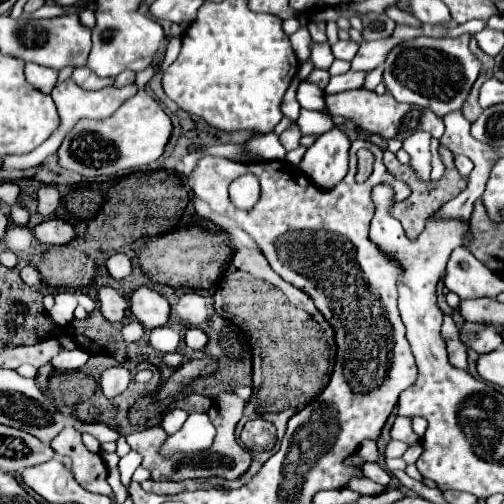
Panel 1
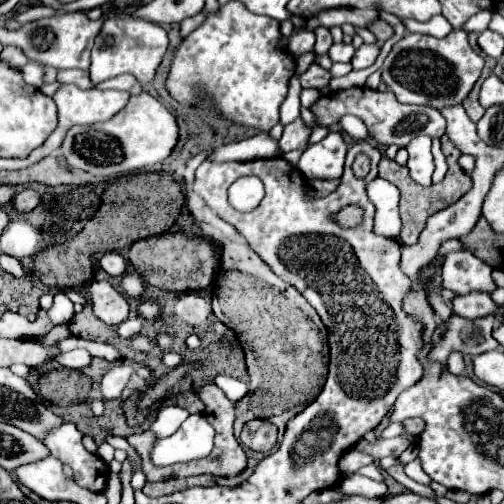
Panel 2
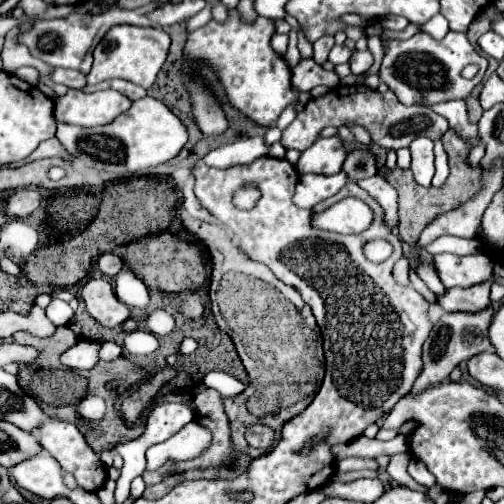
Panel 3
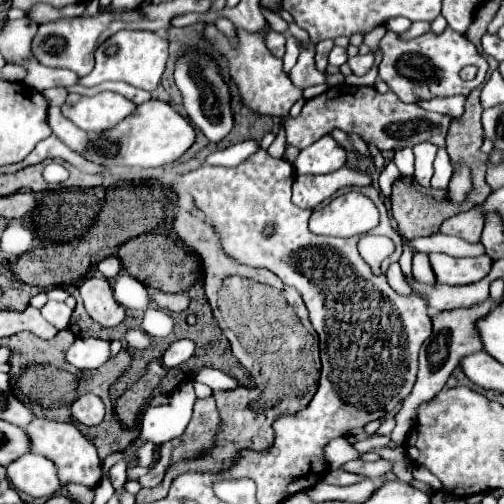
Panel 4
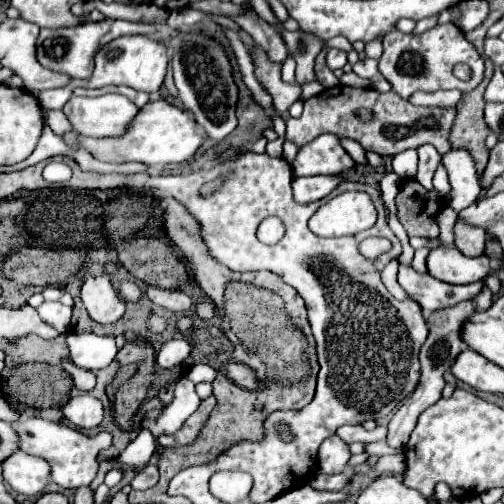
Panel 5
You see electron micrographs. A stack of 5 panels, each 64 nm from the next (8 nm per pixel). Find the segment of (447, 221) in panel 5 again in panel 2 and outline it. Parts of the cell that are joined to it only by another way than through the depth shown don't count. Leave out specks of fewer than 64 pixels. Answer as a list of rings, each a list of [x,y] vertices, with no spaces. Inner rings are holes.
[[[452,252],[442,260],[442,286],[456,292],[468,294],[472,290],[492,292],[492,266],[476,258],[472,252]]]

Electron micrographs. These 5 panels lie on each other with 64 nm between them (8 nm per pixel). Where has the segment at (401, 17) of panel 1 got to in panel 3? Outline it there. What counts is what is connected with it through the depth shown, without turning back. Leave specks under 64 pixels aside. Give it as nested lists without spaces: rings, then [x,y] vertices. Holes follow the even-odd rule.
[[[439,13],[421,25],[421,30],[440,40],[449,32],[450,28],[448,21]]]

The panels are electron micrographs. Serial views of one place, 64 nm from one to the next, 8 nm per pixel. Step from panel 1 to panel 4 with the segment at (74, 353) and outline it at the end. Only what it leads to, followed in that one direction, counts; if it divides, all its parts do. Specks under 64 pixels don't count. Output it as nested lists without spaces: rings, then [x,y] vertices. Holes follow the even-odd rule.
[[[76,336],[74,344],[66,352],[68,364],[78,370],[94,370],[110,360],[110,342],[94,336]]]

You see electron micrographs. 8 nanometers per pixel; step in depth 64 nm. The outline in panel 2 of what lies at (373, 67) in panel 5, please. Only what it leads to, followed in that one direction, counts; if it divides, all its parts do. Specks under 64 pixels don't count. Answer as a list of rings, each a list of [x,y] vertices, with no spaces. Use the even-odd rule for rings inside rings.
[[[362,44],[362,46],[356,50],[354,58],[352,58],[352,68],[354,68],[354,70],[362,70],[362,68],[372,66],[372,64],[376,62],[378,52],[380,52],[380,46],[378,46],[378,44],[376,44],[376,46]]]

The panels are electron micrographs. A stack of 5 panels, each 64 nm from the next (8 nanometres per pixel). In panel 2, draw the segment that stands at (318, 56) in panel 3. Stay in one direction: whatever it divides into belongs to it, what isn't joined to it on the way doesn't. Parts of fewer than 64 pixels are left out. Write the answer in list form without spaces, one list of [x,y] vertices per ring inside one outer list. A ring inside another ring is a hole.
[[[318,26],[316,30],[316,44],[314,44],[314,54],[318,54],[318,56],[322,56],[322,54],[328,54],[328,48],[332,46],[332,34],[330,34],[330,30],[328,28],[324,28],[324,26]]]

